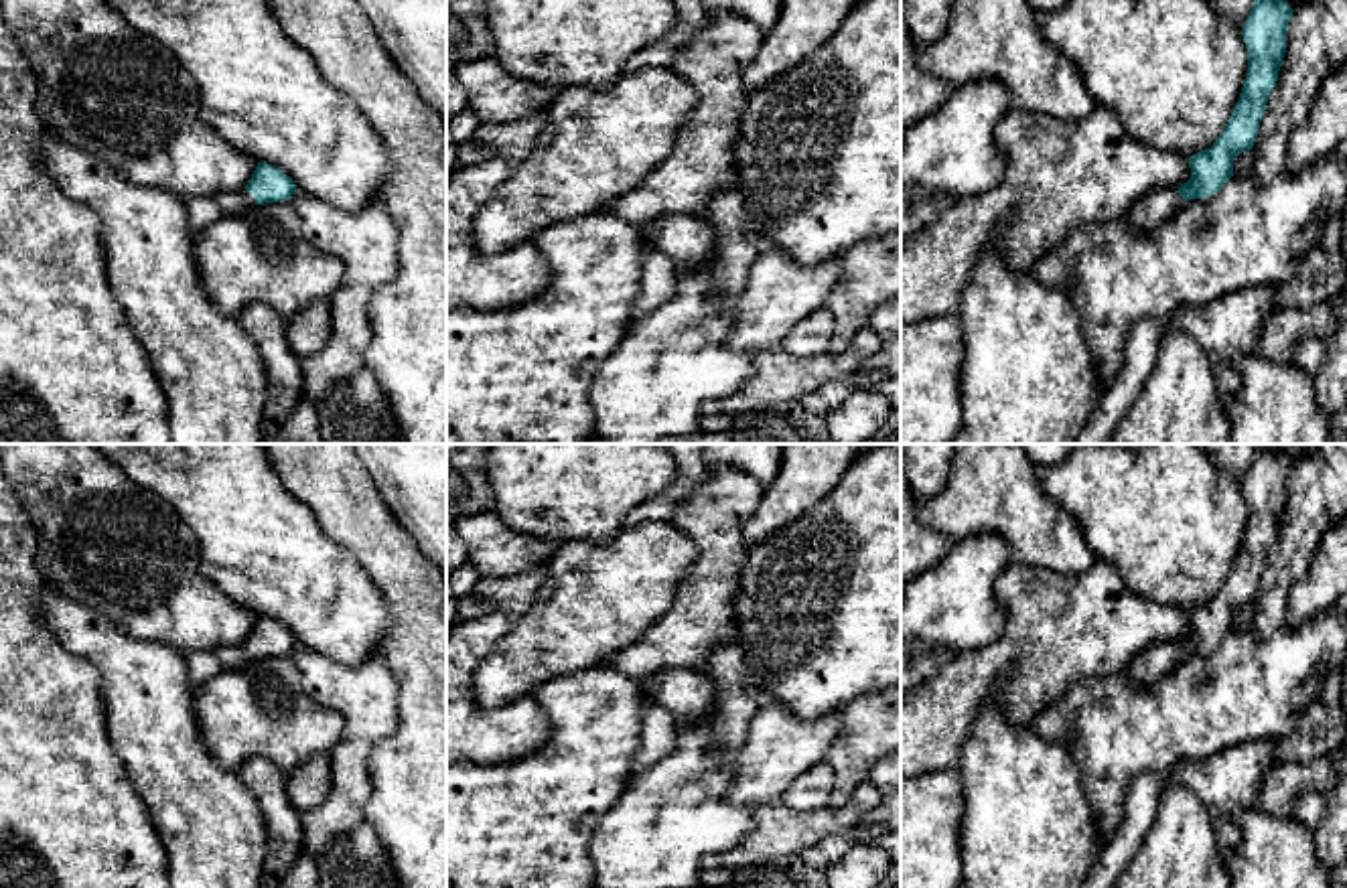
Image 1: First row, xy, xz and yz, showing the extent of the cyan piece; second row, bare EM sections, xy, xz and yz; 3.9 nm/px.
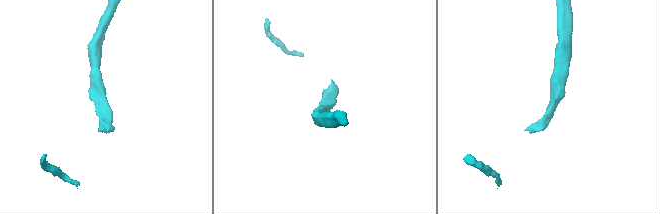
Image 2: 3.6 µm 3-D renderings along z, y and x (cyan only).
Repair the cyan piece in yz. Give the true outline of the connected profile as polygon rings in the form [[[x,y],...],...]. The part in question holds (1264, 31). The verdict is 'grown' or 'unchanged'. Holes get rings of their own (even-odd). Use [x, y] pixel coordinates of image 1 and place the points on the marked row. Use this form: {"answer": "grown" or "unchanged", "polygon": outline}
{"answer": "grown", "polygon": [[[1254,0],[1242,36],[1248,49],[1248,73],[1239,99],[1211,148],[1189,158],[1191,178],[1181,187],[1152,189],[1128,211],[1132,229],[1152,231],[1191,199],[1217,195],[1233,176],[1237,154],[1252,150],[1270,93],[1286,53],[1292,8],[1284,0]]]}

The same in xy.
{"answer": "grown", "polygon": [[[258,162],[252,178],[241,191],[219,193],[215,201],[221,215],[239,215],[256,205],[290,201],[296,193],[296,184],[280,168]]]}

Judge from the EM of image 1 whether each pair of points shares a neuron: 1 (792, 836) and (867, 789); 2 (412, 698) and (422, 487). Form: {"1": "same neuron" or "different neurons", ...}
{"1": "same neuron", "2": "different neurons"}

